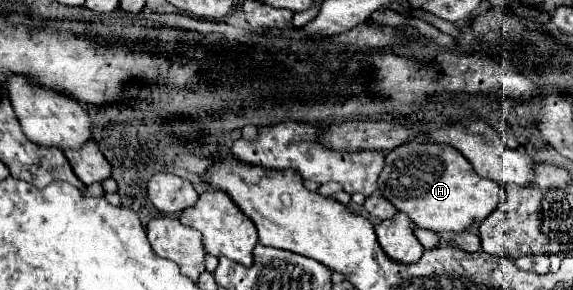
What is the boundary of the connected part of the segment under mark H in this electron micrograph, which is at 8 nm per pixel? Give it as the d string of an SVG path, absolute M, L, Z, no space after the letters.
M406 143L392 149L386 155L386 199L402 213L410 217L416 227L430 229L436 233L444 231L464 231L476 221L486 219L504 199L504 189L492 179L478 177L472 165L450 145L434 145L434 143Z

